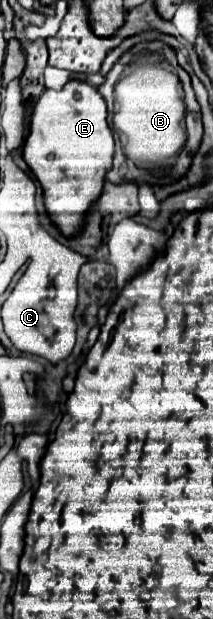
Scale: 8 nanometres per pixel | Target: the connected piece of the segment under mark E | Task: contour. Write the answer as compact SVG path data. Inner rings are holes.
M69 80L61 90L47 88L43 96L39 96L31 112L29 132L23 144L23 160L27 162L27 166L43 186L45 206L51 220L59 226L59 230L65 236L77 234L83 224L85 212L101 194L105 172L111 168L111 160L113 160L113 134L107 124L107 106L103 96L97 92L97 88L81 80Z

